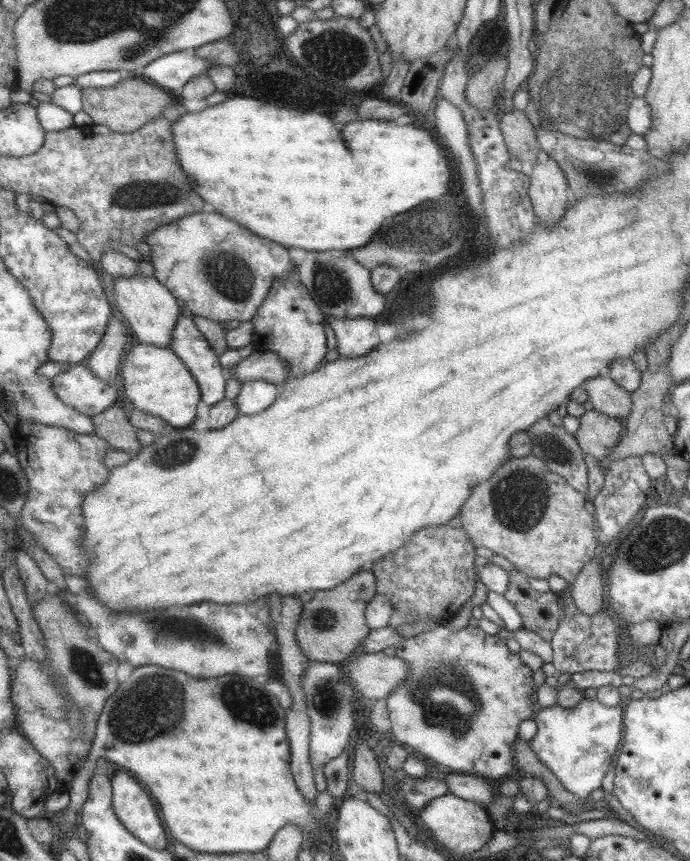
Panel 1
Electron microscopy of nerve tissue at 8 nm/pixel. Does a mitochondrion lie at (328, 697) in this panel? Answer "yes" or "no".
yes

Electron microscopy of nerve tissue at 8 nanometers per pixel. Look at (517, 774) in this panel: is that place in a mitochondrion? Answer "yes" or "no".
no

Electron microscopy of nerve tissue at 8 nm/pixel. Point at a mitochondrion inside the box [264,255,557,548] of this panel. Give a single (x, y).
(519, 501)

